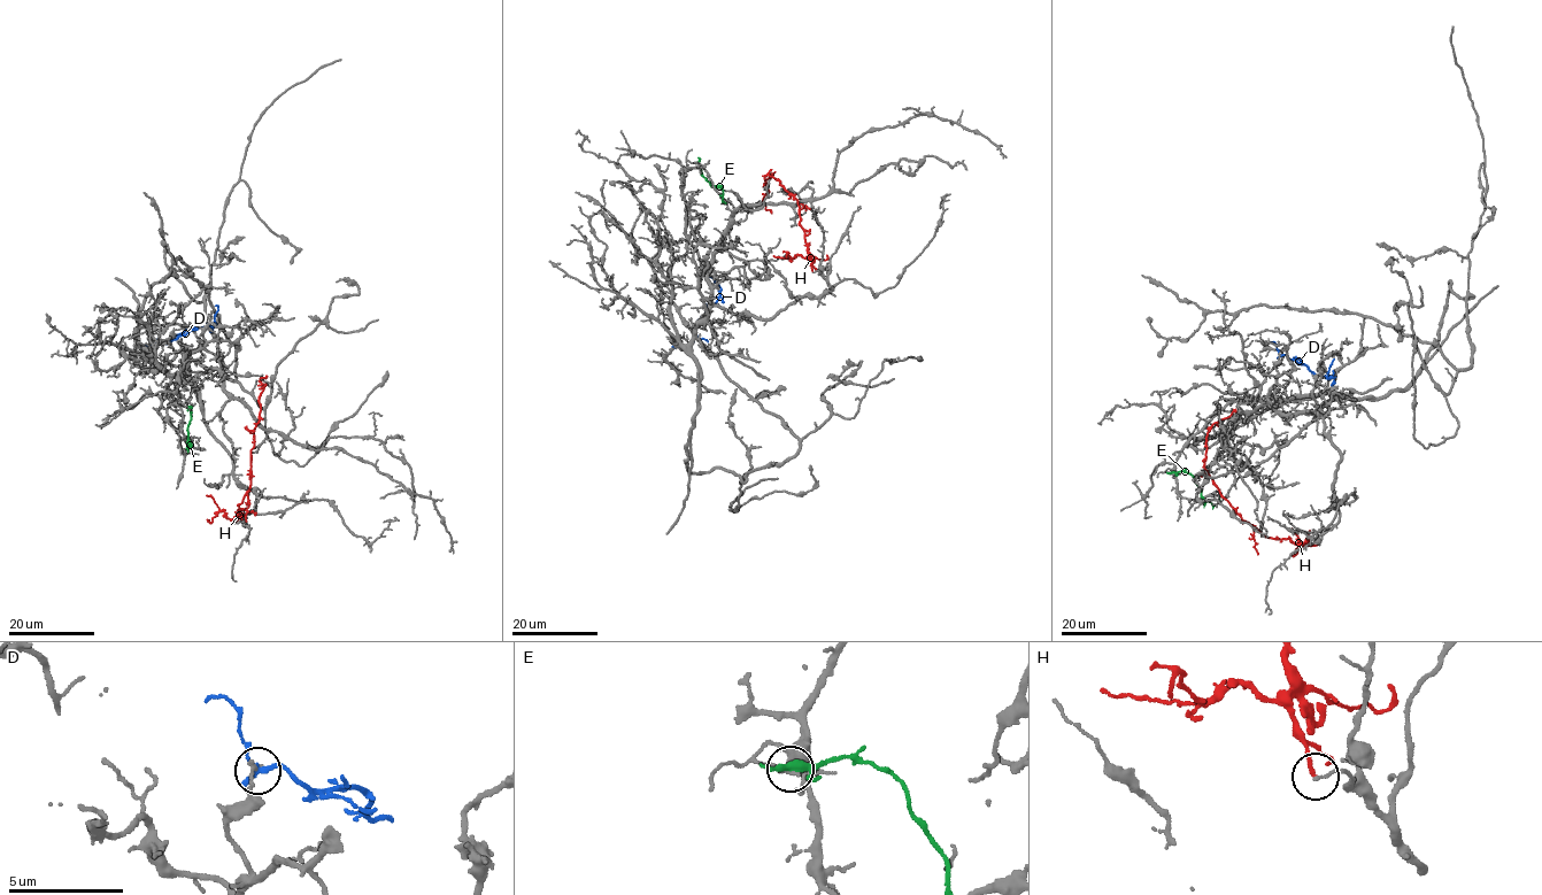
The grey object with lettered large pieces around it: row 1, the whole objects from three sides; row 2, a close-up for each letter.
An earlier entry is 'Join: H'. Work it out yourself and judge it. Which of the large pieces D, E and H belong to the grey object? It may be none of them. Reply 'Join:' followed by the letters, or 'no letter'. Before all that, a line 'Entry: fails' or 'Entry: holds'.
Entry: fails
Join: no letter

